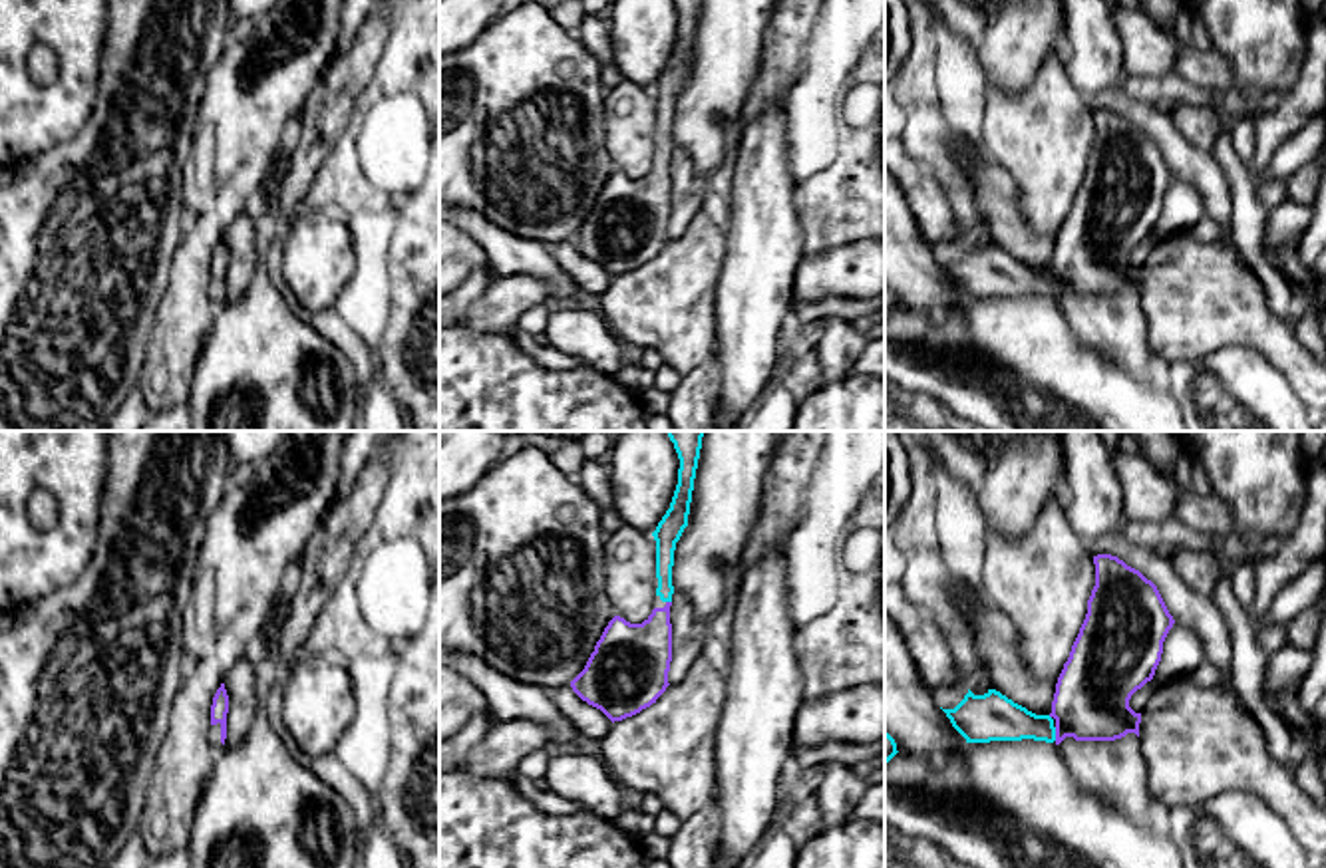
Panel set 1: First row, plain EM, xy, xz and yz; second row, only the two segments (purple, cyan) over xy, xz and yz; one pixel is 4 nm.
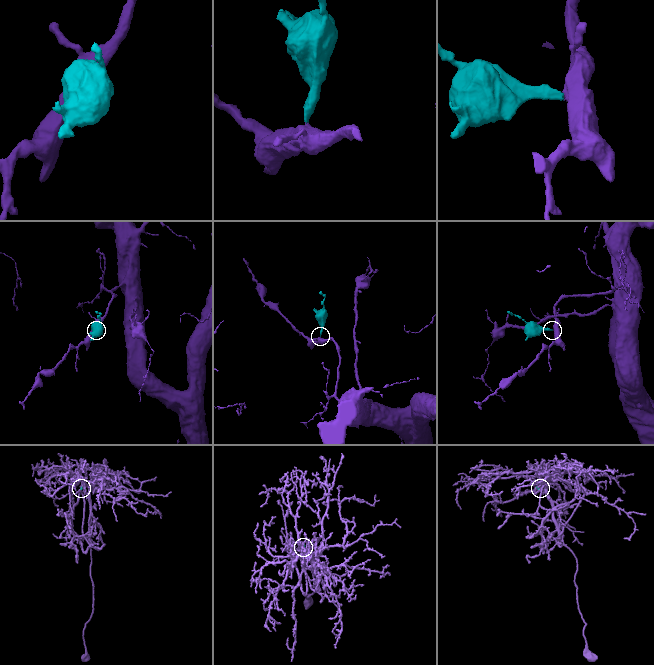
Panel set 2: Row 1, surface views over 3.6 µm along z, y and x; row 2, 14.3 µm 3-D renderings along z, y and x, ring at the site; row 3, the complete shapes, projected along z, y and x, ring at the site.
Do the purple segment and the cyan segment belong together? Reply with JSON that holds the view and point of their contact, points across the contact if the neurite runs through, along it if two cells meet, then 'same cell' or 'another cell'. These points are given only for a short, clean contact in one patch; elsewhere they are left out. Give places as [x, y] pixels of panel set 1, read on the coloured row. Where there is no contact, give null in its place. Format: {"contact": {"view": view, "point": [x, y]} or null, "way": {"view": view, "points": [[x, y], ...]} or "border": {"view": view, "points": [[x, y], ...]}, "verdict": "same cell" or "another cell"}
{"contact": {"view": "yz", "point": [1056, 733]}, "way": {"view": "yz", "points": [[1092, 696], [1056, 733], [996, 718]]}, "verdict": "same cell"}

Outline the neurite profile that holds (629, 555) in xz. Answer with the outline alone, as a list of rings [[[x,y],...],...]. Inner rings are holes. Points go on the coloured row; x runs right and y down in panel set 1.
[[[622,524],[604,538],[606,594],[616,616],[642,624],[654,610],[656,540]]]

